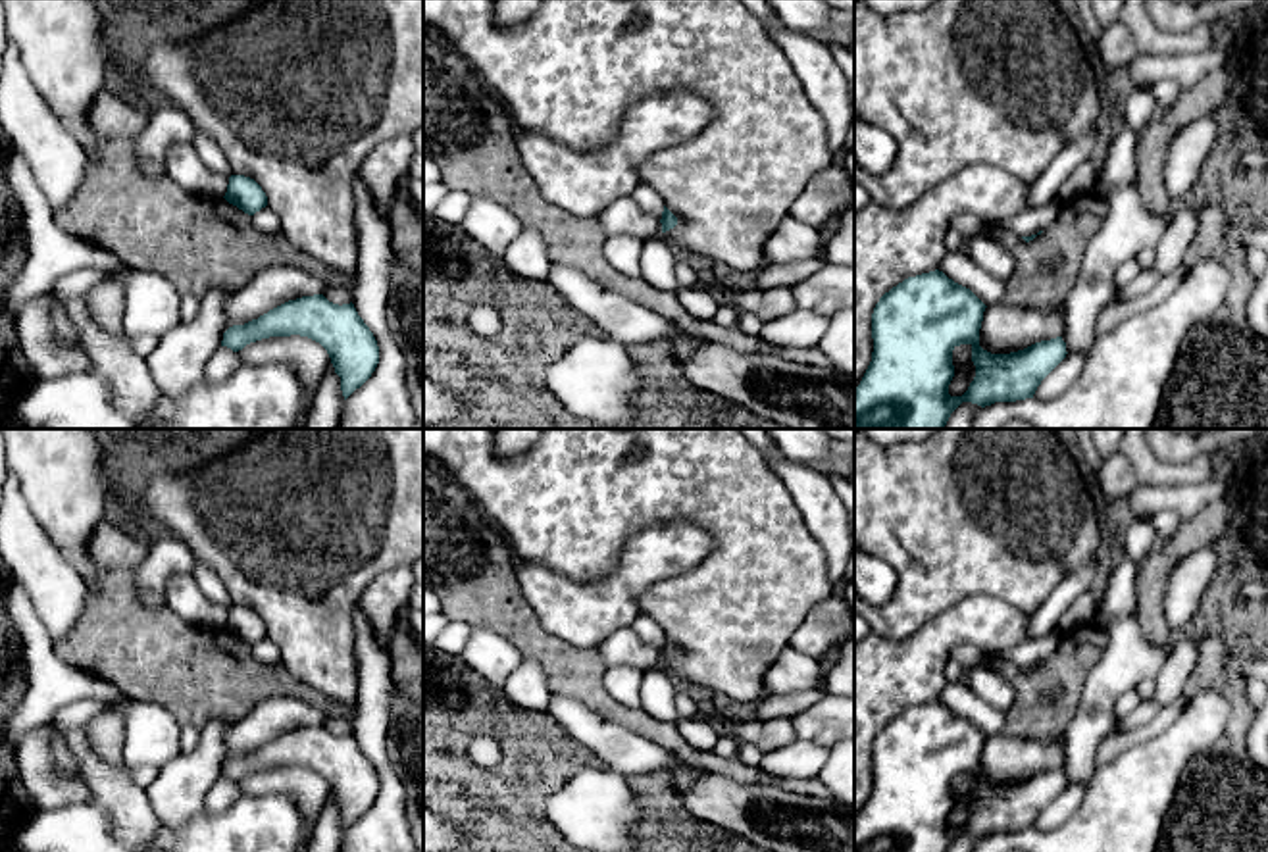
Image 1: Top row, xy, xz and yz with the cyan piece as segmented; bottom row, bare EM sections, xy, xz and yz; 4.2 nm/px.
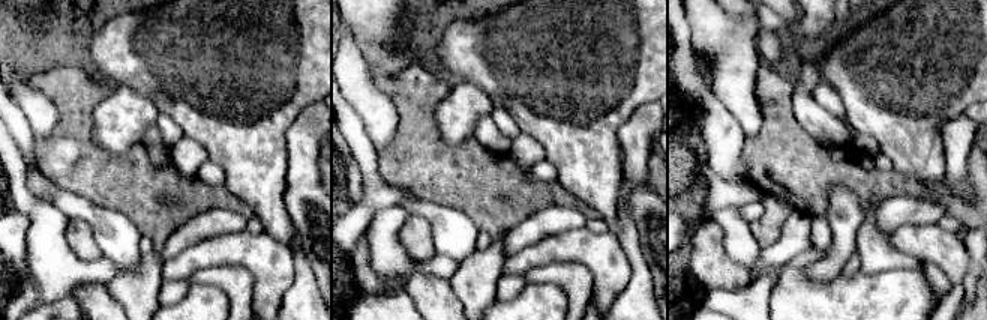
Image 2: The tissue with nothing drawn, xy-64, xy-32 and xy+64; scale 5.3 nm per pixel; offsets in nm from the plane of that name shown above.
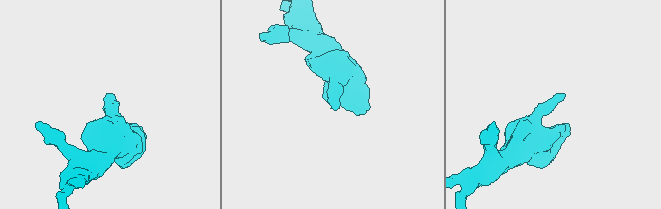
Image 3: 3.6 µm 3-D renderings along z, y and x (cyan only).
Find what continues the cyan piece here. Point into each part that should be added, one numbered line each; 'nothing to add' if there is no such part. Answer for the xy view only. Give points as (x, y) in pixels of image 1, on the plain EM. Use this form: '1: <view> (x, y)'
nothing to add

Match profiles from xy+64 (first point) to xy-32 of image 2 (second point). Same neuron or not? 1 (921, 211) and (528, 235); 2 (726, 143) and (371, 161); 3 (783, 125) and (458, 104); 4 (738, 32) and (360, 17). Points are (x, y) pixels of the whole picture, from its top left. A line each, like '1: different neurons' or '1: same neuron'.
1: same neuron
2: different neurons
3: different neurons
4: same neuron

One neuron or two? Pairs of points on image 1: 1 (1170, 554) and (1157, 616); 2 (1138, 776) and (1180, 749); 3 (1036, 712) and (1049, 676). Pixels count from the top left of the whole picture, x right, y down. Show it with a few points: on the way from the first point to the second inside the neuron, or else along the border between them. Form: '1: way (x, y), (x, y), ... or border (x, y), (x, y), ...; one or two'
1: way (1155, 570), (1153, 601); one
2: way (1147, 776), (1170, 752); one
3: way (1045, 702), (1049, 685); one

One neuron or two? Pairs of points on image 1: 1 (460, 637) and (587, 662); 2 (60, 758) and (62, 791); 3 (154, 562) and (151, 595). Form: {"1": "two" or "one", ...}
{"1": "two", "2": "two", "3": "one"}

